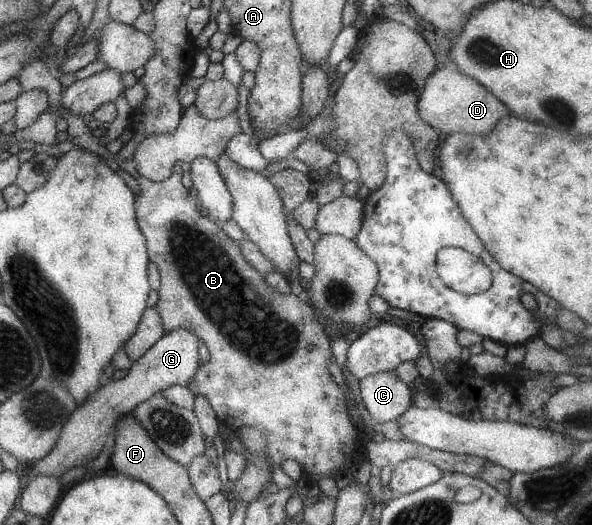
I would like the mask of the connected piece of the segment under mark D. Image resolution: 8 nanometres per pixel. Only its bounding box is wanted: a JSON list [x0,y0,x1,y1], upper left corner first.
[416,67,510,136]

